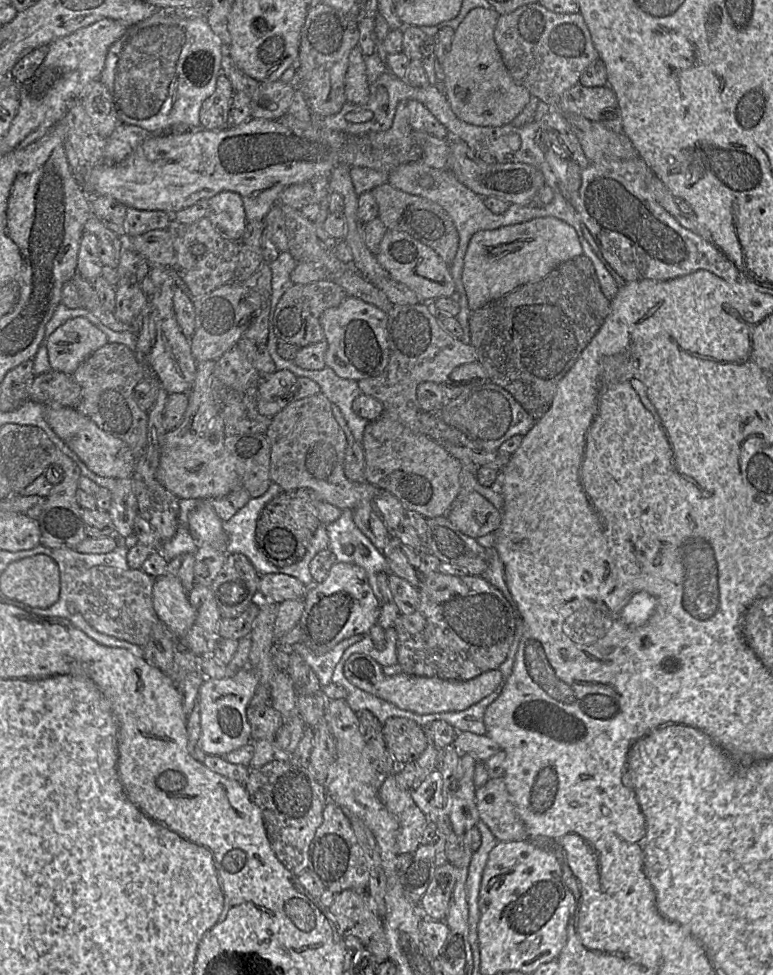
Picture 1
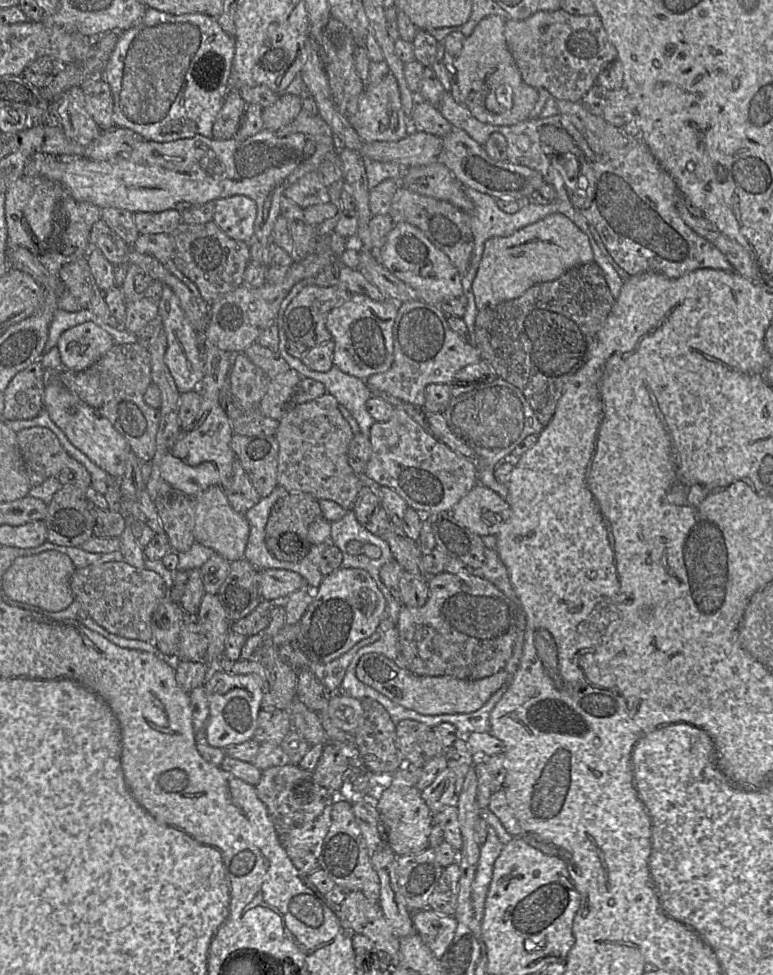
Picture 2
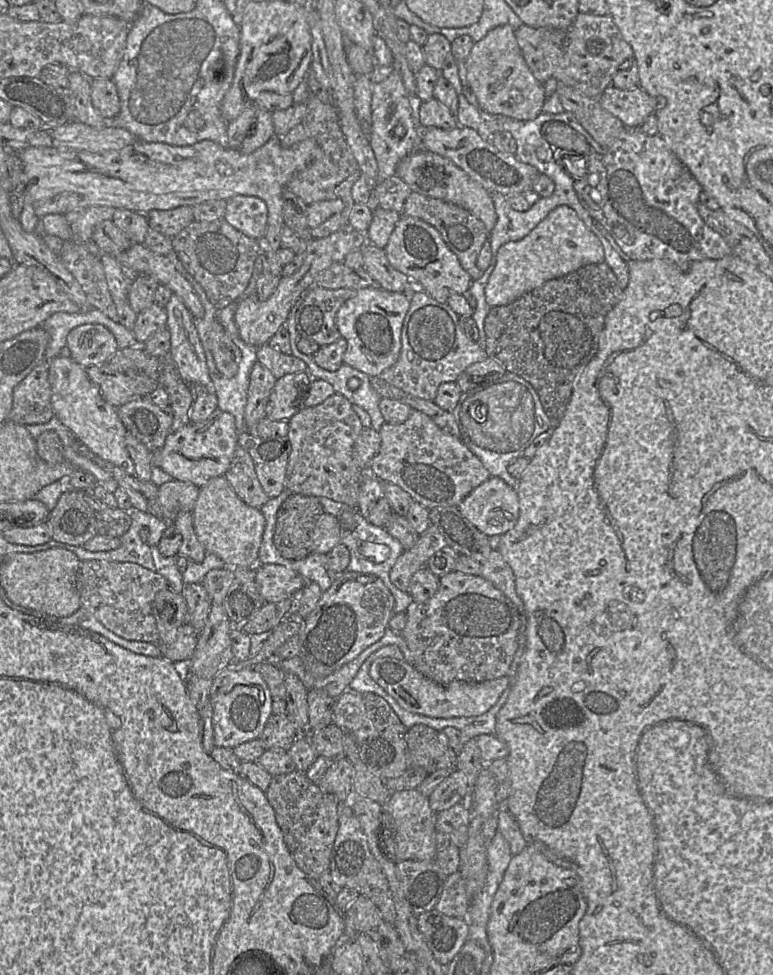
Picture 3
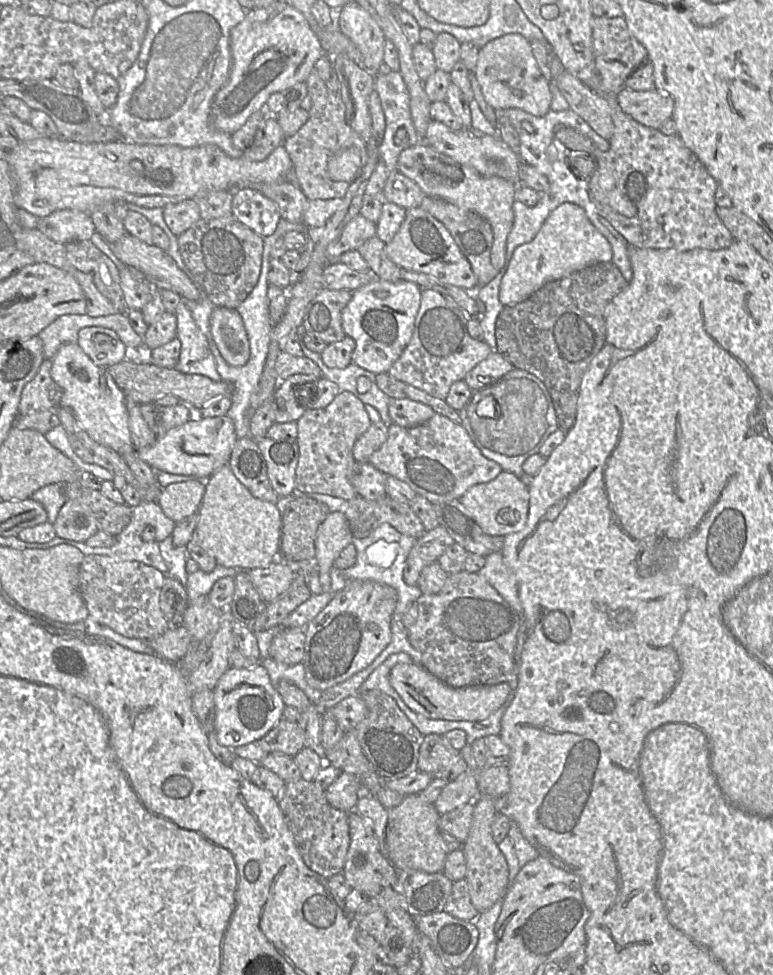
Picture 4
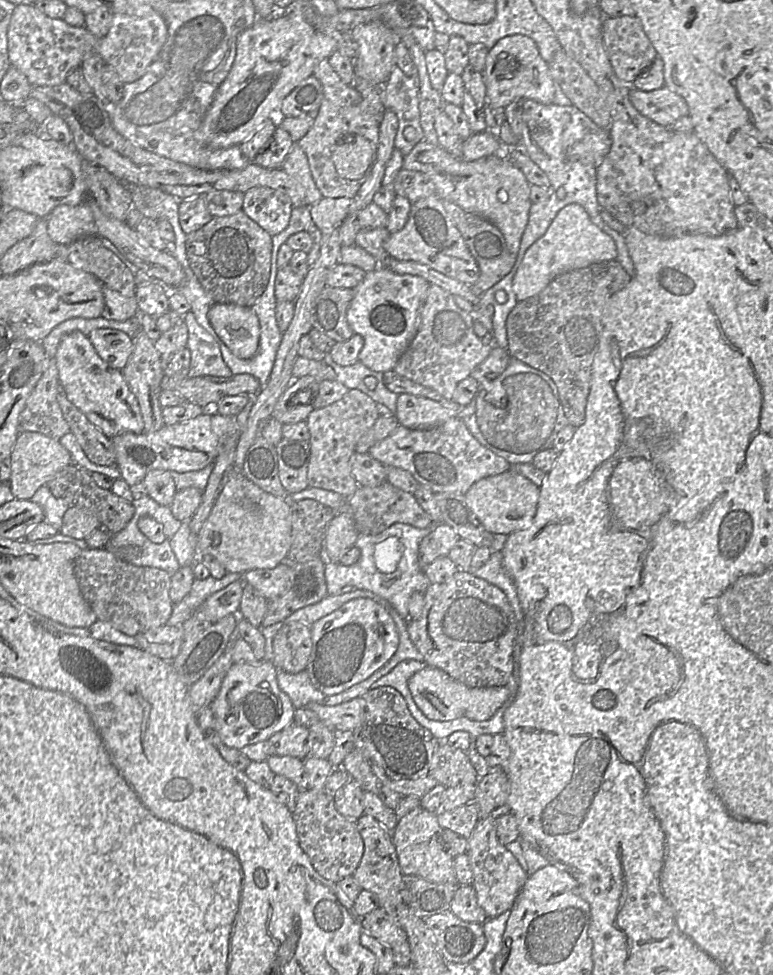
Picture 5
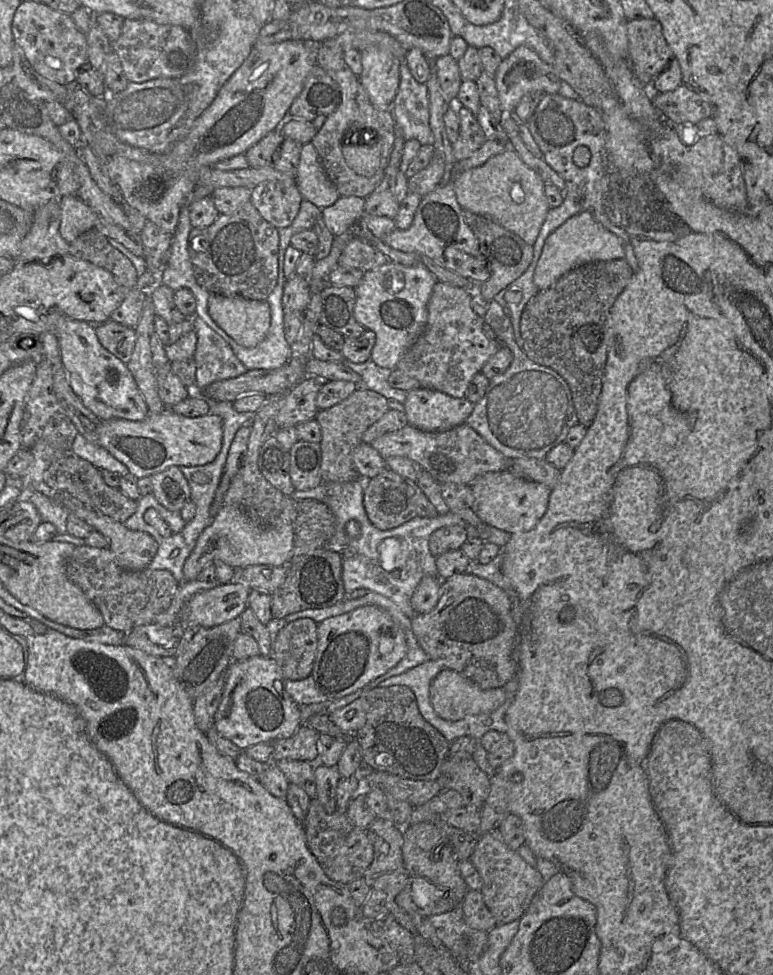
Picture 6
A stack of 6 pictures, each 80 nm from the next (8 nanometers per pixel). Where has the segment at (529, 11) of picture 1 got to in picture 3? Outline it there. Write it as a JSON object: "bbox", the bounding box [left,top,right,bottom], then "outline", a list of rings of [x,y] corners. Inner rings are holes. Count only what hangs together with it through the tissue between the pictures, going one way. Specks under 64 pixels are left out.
{"bbox":[514,13,634,98],"outline":[[[579,13],[573,24],[565,30],[534,28],[523,24],[514,32],[527,66],[538,82],[542,84],[554,78],[558,83],[574,88],[589,98],[599,98],[608,87],[612,86],[613,77],[619,67],[634,56],[632,47],[623,39],[610,15]]]}

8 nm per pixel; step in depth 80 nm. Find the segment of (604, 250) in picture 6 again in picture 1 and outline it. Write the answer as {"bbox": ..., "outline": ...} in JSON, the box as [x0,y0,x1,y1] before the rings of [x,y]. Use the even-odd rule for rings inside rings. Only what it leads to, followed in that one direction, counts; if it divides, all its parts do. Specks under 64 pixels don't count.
{"bbox":[461,216,583,311],"outline":[[[551,216],[494,230],[480,230],[469,240],[461,274],[468,307],[471,311],[481,308],[525,284],[544,278],[562,263],[582,255],[583,249],[577,231],[566,222]]]}

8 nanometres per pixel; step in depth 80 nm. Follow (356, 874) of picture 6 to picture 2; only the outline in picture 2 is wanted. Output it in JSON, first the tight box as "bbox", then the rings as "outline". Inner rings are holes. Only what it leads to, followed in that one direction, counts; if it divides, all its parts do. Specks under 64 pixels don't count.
{"bbox":[255,763,342,875],"outline":[[[291,763],[263,770],[255,789],[266,806],[278,839],[294,866],[305,875],[318,870],[320,849],[331,825],[332,806],[338,798],[342,798],[340,794],[318,785],[312,772]]]}

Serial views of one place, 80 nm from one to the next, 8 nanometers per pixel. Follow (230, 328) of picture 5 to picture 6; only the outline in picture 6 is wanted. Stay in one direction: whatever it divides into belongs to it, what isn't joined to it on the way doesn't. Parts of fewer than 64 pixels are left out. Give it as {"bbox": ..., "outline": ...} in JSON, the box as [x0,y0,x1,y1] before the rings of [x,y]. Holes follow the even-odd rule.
{"bbox":[208,294,271,348],"outline":[[[210,294],[208,313],[229,337],[246,348],[256,347],[264,340],[271,322],[266,300]]]}

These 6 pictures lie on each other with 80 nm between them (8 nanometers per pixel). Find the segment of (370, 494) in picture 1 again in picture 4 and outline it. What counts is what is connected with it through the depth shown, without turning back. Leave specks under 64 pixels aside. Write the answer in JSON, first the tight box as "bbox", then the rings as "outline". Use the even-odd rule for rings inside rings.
{"bbox":[295,391,372,500],"outline":[[[341,391],[326,407],[307,408],[296,421],[299,459],[295,472],[295,491],[321,493],[351,500],[357,495],[351,483],[355,466],[353,447],[372,424],[365,404],[353,393]]]}

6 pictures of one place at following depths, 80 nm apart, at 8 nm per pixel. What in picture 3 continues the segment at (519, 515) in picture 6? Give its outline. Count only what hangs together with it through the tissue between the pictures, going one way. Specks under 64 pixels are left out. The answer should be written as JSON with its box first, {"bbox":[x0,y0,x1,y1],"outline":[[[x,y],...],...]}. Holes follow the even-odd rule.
{"bbox":[457,476,519,536],"outline":[[[491,476],[457,505],[460,513],[487,536],[503,535],[519,517],[516,489],[502,478]]]}

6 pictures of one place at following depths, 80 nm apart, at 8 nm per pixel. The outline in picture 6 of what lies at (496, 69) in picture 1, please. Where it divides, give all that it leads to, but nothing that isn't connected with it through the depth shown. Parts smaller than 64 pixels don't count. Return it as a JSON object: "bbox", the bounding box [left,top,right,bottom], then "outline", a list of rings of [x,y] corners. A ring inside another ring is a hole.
{"bbox":[494,46,562,112],"outline":[[[519,46],[509,56],[504,58],[494,73],[498,96],[502,110],[512,112],[521,98],[533,91],[543,91],[546,94],[557,94],[562,81],[553,65],[547,64],[526,46]]]}

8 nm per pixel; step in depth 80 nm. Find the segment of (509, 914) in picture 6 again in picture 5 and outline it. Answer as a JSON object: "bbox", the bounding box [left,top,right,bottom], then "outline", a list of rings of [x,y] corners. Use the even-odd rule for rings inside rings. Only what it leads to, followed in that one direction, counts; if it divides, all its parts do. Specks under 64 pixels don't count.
{"bbox":[467,817,529,918],"outline":[[[482,817],[468,839],[467,855],[473,872],[472,886],[477,902],[488,918],[494,918],[513,908],[529,874],[497,837],[496,818]]]}

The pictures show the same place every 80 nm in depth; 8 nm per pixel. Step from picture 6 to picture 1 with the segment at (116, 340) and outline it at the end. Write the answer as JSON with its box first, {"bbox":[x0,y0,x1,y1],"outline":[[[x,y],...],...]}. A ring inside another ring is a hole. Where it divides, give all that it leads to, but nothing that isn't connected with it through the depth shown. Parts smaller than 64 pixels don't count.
{"bbox":[45,319,107,374],"outline":[[[69,319],[49,336],[45,344],[51,370],[71,374],[107,343],[106,334],[88,319]]]}

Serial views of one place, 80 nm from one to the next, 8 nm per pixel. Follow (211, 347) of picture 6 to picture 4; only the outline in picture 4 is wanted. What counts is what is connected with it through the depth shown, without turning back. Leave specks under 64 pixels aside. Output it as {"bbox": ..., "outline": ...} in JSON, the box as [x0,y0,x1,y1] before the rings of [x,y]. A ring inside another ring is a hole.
{"bbox":[174,299,222,381],"outline":[[[184,299],[177,305],[174,315],[177,320],[177,339],[181,343],[179,360],[174,369],[185,374],[203,375],[214,381],[222,380],[217,371],[215,358],[210,351],[207,338],[196,325]]]}

